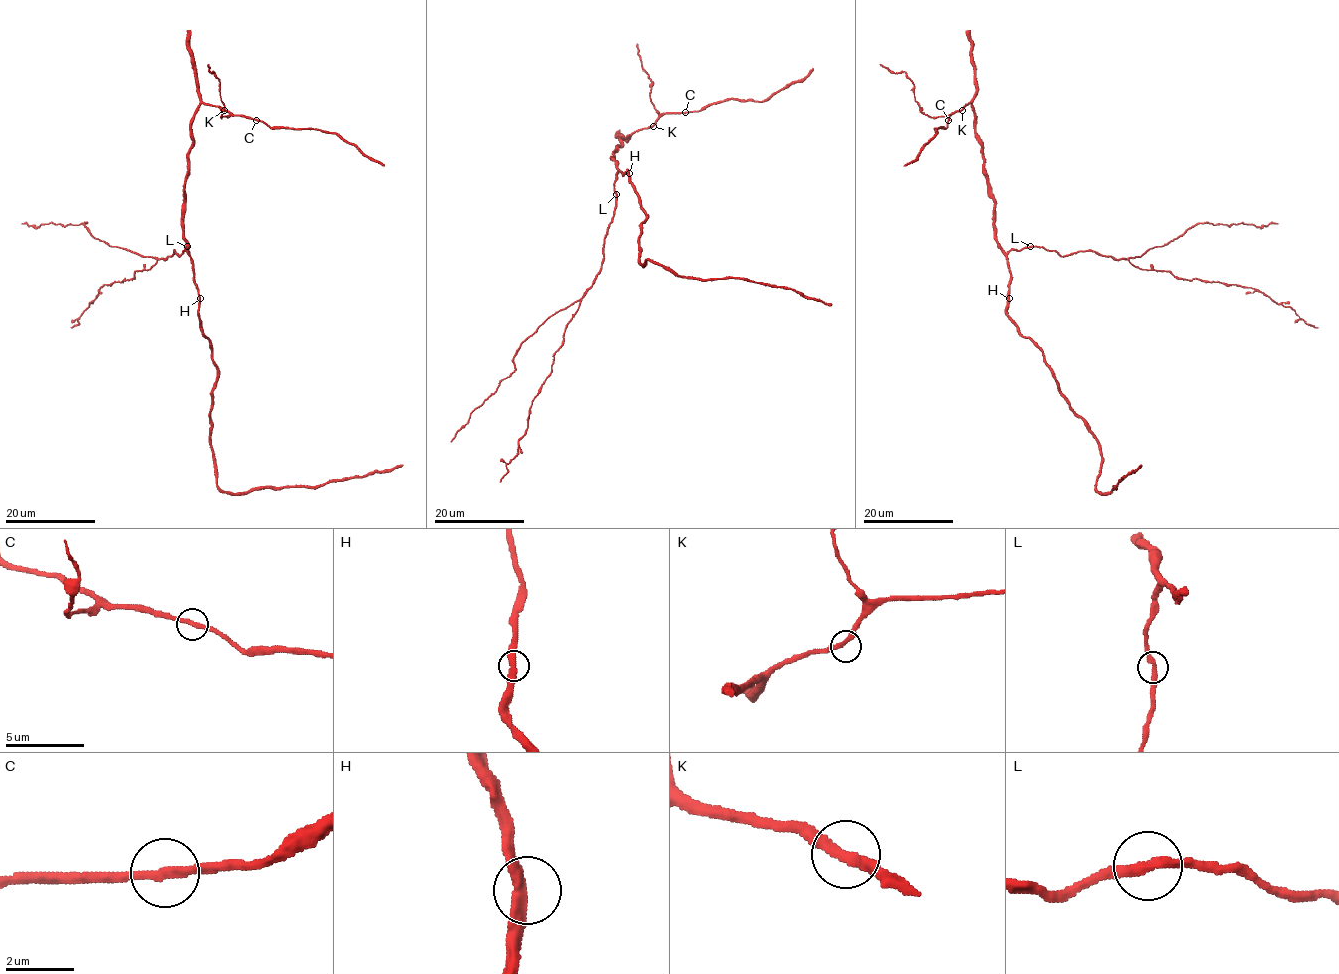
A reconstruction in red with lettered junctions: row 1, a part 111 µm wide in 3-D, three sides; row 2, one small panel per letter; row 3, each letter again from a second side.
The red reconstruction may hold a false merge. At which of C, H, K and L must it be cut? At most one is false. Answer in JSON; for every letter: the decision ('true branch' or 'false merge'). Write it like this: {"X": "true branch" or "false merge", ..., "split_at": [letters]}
{"C": "true branch", "H": "true branch", "K": "true branch", "L": "true branch", "split_at": []}

